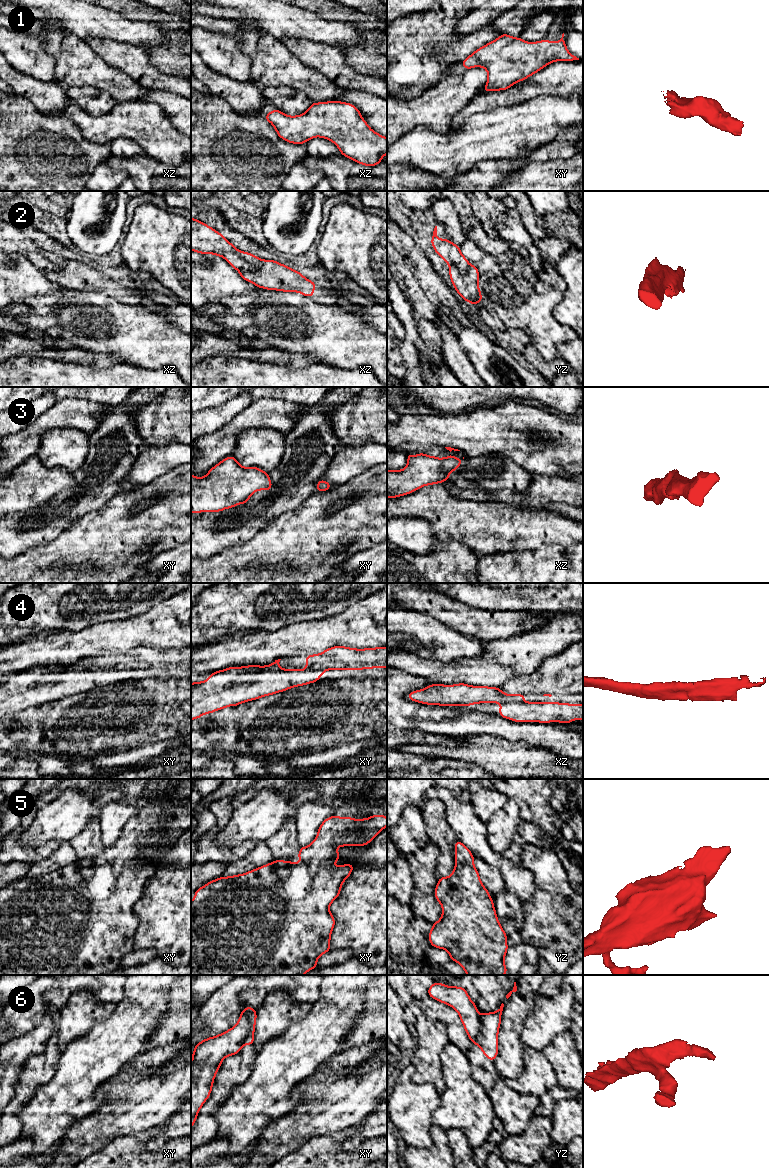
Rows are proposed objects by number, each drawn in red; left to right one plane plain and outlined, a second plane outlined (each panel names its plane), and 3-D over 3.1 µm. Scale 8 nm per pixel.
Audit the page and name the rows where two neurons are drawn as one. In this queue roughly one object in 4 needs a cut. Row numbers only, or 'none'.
2, 6

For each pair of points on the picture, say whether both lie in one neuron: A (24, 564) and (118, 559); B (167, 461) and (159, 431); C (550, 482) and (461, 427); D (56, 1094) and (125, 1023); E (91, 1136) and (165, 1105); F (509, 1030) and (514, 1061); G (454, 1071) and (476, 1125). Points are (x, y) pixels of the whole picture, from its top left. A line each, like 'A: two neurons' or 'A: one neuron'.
A: one neuron
B: two neurons
C: two neurons
D: one neuron
E: one neuron
F: one neuron
G: one neuron

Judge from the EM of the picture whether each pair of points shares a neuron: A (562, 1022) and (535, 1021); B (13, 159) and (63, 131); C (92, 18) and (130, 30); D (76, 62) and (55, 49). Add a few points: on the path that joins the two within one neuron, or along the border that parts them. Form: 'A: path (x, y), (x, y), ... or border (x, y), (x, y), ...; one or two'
A: path (555, 1021), (542, 1021); one
B: path (28, 159), (45, 159), (58, 146); one
C: path (101, 22), (121, 29); one
D: border (65, 39), (59, 54); two

